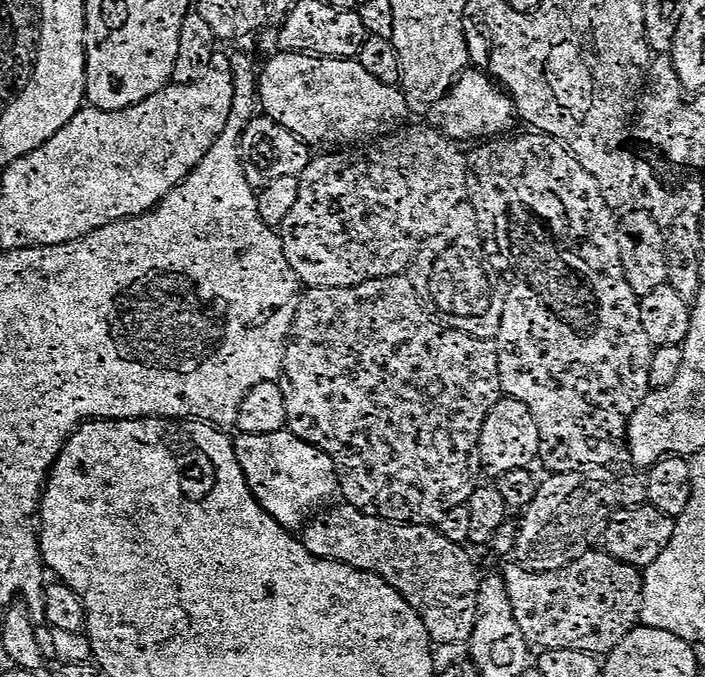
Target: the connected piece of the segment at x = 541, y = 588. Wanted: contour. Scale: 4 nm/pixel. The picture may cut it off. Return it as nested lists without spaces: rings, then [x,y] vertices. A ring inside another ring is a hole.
[[[603,550],[587,552],[578,557],[573,564],[568,564],[565,568],[559,568],[553,572],[534,572],[521,566],[519,563],[516,564],[510,565],[506,570],[503,569],[502,575],[504,577],[504,583],[508,586],[508,597],[512,600],[514,618],[518,622],[522,634],[527,638],[529,645],[536,647],[537,644],[540,650],[572,648],[576,652],[607,654],[614,650],[614,646],[618,646],[618,642],[622,642],[622,638],[626,638],[626,634],[630,634],[632,629],[640,624],[640,607],[642,606],[642,598],[644,597],[644,578],[641,569],[630,566],[626,562],[622,562],[608,552]]]

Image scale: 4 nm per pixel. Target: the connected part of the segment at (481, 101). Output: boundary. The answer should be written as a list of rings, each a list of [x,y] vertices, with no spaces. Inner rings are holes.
[[[465,70],[460,73],[446,96],[435,105],[435,123],[441,132],[457,142],[479,141],[481,138],[499,138],[513,131],[512,123],[517,123],[516,106],[511,96],[483,71]]]

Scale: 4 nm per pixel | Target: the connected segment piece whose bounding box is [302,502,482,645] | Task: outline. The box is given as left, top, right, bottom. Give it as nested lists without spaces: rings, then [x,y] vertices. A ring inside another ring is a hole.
[[[347,502],[338,504],[325,507],[304,525],[302,539],[306,550],[323,560],[337,560],[339,564],[349,564],[351,568],[361,568],[364,572],[382,577],[387,584],[398,589],[420,613],[429,637],[437,645],[471,641],[472,632],[476,629],[478,590],[482,579],[481,573],[476,573],[476,564],[471,554],[462,545],[455,544],[450,537],[443,536],[439,527],[415,522],[393,522],[364,512]]]

